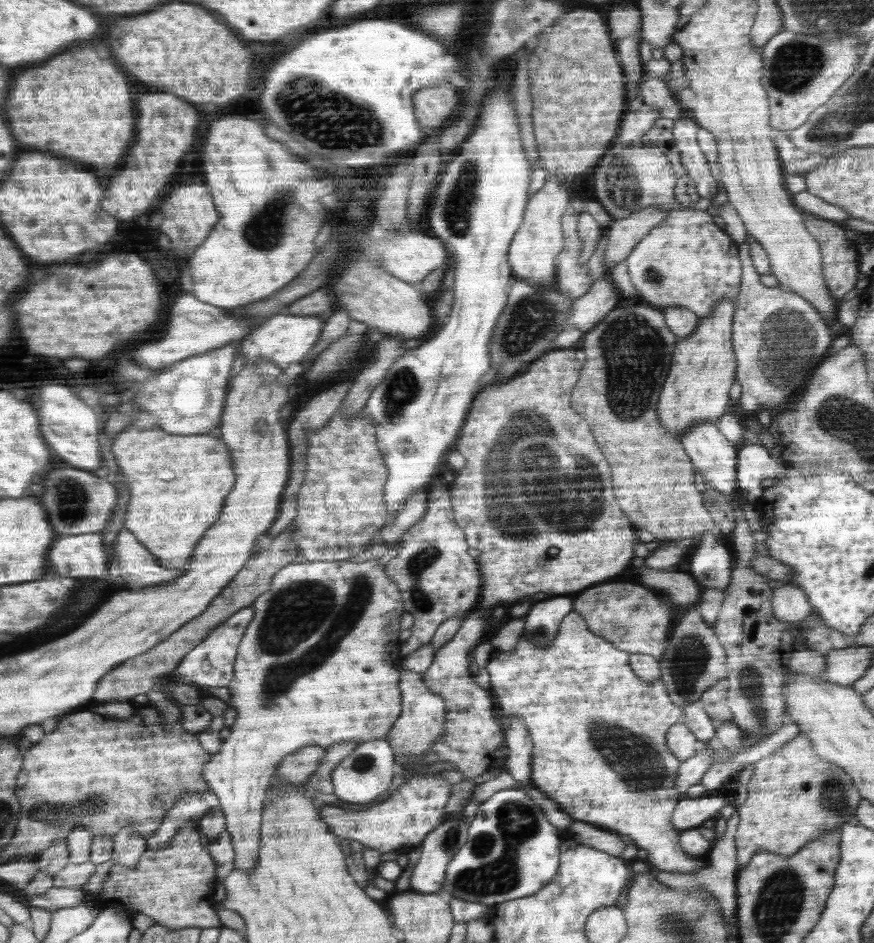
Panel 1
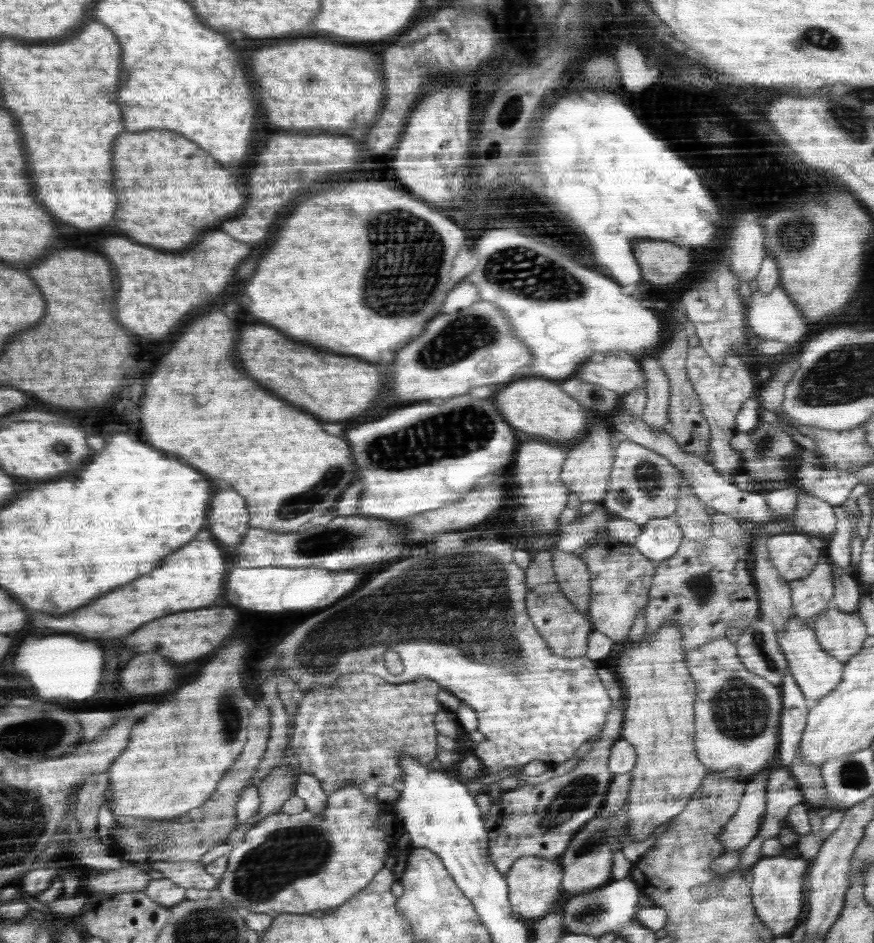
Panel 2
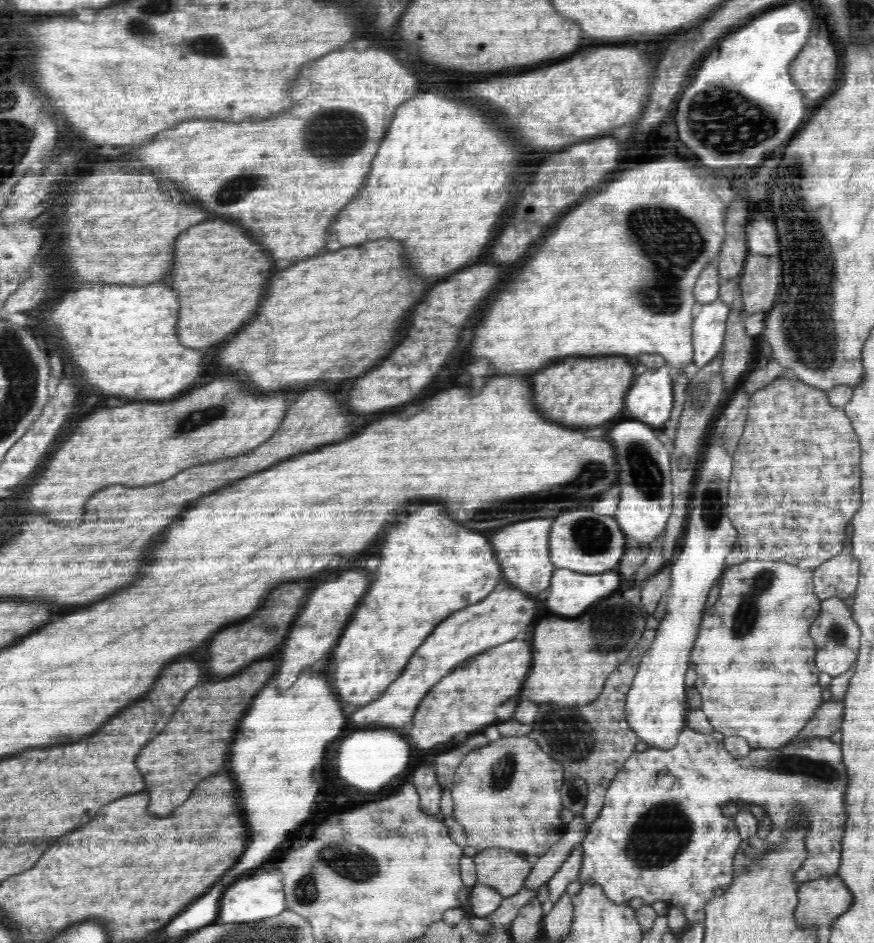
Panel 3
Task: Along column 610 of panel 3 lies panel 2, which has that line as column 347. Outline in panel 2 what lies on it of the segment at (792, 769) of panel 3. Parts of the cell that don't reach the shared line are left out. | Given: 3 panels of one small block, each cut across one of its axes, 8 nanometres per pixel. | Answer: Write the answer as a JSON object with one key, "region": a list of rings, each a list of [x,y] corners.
{"region":[[[348,783],[328,795],[327,805],[321,813],[308,809],[298,814],[278,812],[248,830],[244,841],[229,855],[229,869],[213,893],[221,893],[227,904],[235,904],[246,913],[304,915],[314,910],[336,908],[369,886],[388,858],[386,850],[390,850],[403,831],[390,806],[376,797],[367,797],[354,783]]]}

